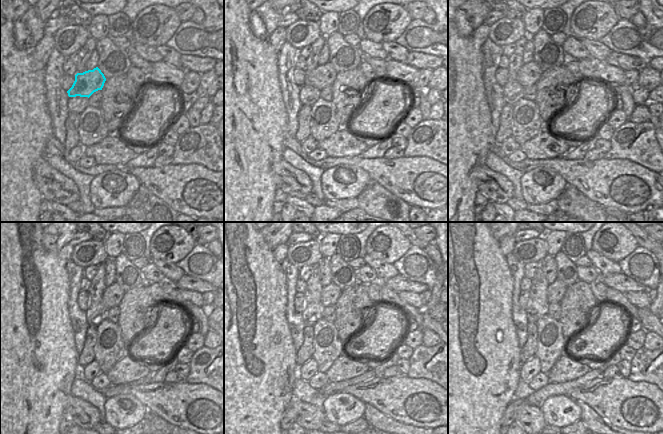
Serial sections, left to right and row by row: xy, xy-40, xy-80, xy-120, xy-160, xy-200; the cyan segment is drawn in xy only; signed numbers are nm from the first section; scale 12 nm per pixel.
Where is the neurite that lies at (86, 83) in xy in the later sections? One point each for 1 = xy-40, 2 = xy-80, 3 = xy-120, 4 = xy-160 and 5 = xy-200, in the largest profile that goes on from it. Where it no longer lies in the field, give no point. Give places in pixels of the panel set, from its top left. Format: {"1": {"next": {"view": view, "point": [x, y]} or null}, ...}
{"1": {"next": {"view": "xy-40", "point": [318, 81]}}, "2": {"next": {"view": "xy-80", "point": [557, 74]}}, "3": {"next": {"view": "xy-120", "point": [112, 295]}}, "4": {"next": {"view": "xy-160", "point": [331, 293]}}, "5": {"next": {"view": "xy-200", "point": [556, 291]}}}

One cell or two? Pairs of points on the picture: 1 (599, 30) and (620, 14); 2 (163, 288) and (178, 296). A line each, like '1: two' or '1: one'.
1: one
2: two

